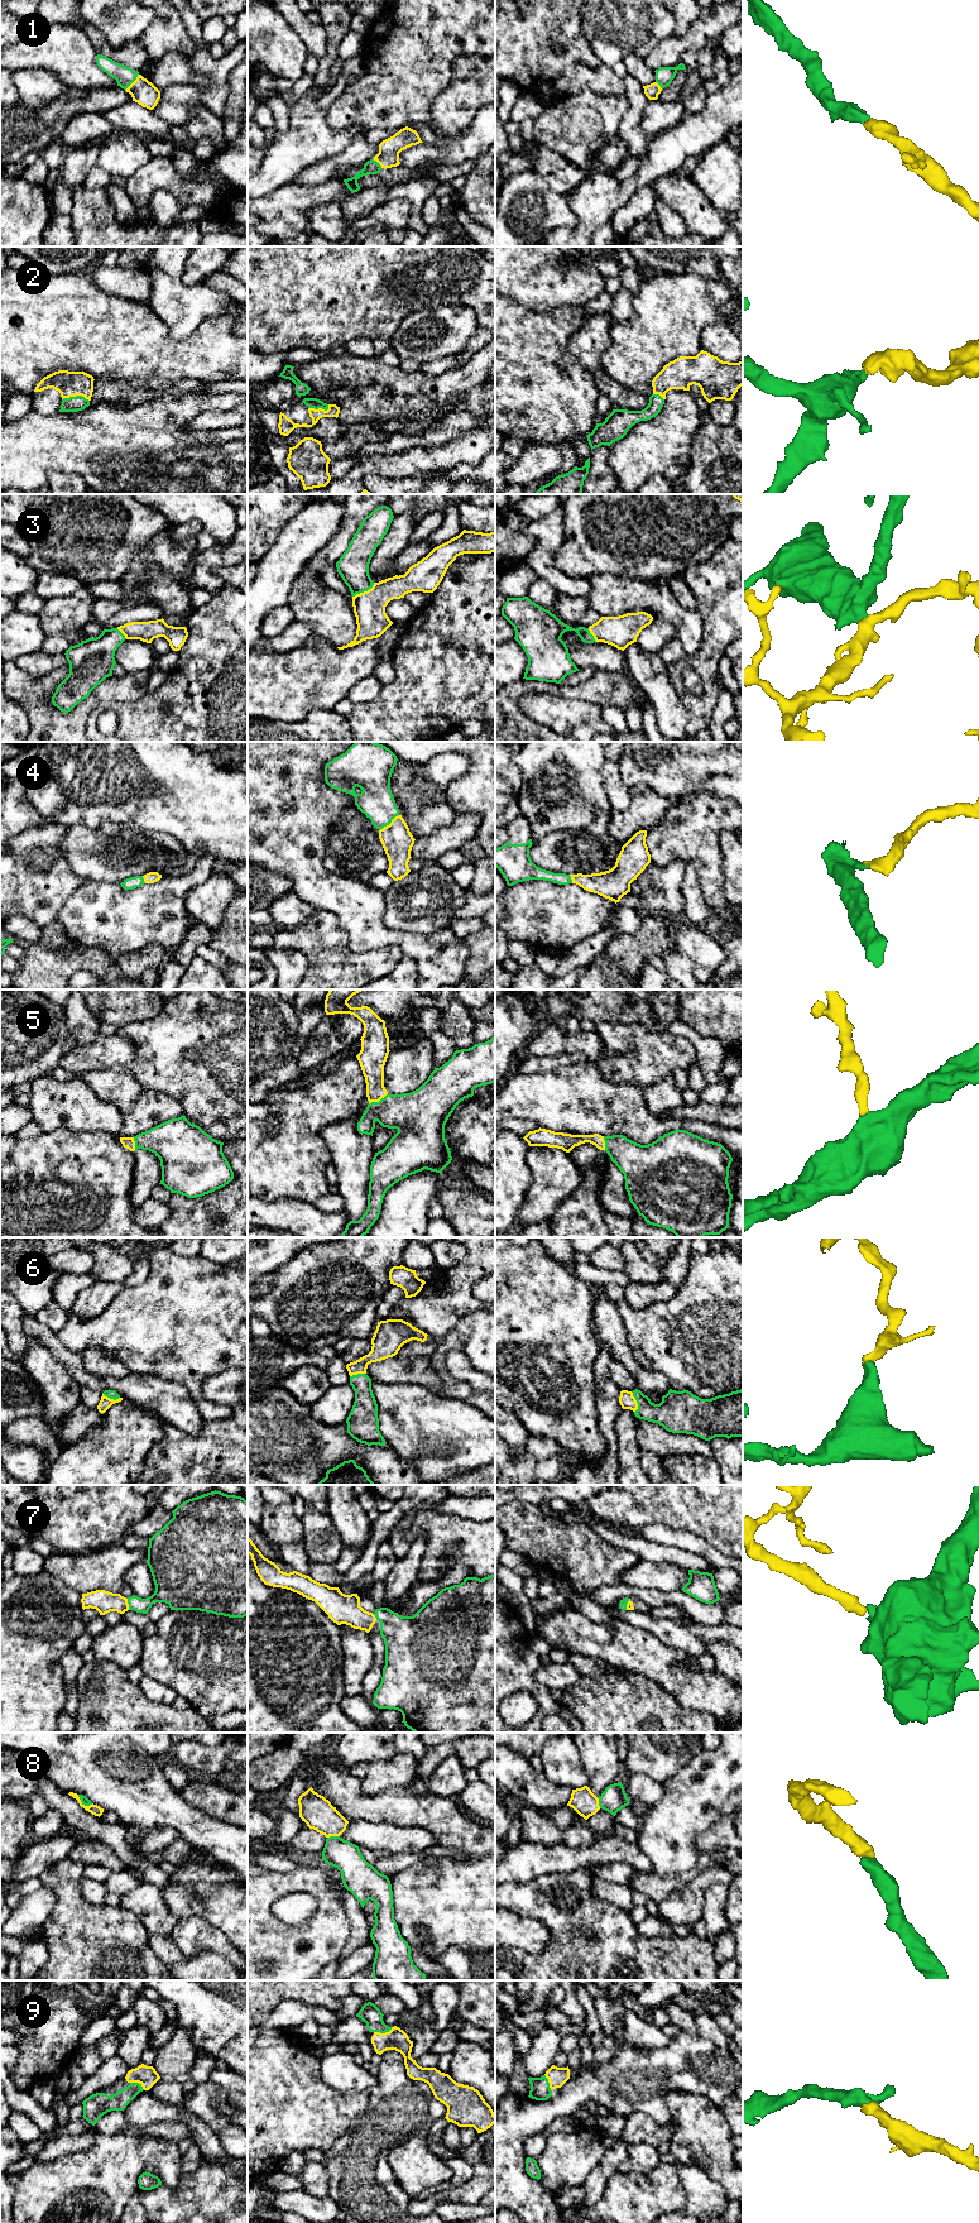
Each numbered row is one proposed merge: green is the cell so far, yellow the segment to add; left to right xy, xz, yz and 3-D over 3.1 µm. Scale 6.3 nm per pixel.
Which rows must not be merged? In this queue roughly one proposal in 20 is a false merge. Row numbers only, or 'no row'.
no row

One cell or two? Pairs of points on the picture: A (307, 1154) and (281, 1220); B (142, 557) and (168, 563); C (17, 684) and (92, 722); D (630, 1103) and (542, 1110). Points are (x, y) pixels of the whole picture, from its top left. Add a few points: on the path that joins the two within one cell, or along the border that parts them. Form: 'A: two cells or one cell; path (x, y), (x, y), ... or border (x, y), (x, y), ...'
A: two cells; border (260, 1198), (297, 1198), (312, 1205)
B: one cell; path (148, 557), (162, 557)
C: two cells; border (109, 699), (104, 699), (91, 712), (85, 728)
D: one cell; path (609, 1108), (564, 1108)

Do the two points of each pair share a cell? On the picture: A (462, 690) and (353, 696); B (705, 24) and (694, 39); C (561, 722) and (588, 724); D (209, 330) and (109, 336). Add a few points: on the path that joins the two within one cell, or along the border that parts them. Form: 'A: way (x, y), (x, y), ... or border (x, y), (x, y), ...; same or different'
A: border (383, 685), (373, 699), (355, 704); different
B: way (705, 28), (697, 36); same
C: way (567, 722), (581, 722); same
D: way (183, 348), (143, 348), (134, 343); same

